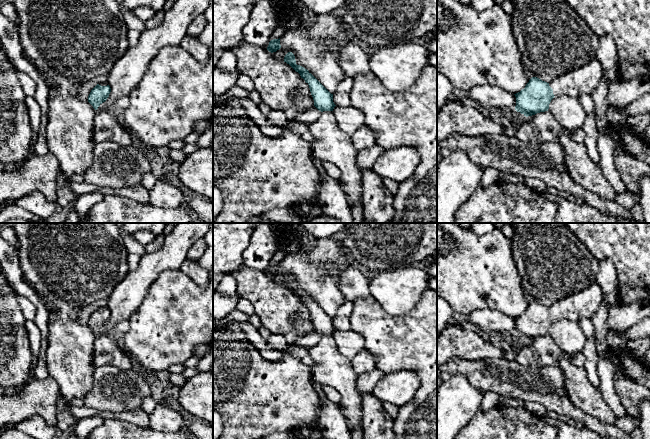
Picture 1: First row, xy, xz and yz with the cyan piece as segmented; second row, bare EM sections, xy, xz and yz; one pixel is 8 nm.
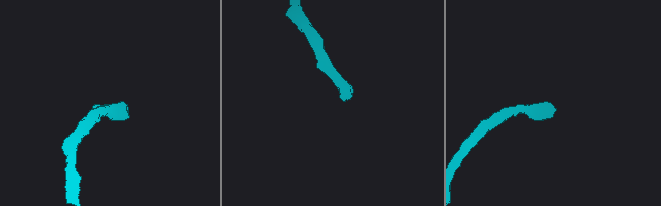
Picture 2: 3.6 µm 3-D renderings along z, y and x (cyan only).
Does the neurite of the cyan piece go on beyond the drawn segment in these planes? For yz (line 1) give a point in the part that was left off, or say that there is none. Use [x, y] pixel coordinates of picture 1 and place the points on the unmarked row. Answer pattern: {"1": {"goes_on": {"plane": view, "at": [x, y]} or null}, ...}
{"1": {"goes_on": {"plane": "yz", "at": [584, 304]}}}

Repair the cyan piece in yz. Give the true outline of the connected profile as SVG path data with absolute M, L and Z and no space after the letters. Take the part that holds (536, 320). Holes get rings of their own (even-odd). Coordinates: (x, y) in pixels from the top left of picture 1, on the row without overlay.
M597 282L579 292L553 302L549 307L532 301L525 312L514 318L515 334L524 340L532 340L548 335L555 320L567 319L578 322L580 319L592 320L603 301L603 293Z

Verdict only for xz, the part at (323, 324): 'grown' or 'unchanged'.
grown

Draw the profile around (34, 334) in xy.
M25 320L25 328L31 344L32 356L33 358L37 358L41 349L41 333L34 322L30 320Z

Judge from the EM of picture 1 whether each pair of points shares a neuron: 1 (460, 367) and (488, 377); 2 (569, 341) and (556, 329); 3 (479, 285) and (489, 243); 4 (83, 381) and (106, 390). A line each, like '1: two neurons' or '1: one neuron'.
1: one neuron
2: one neuron
3: one neuron
4: two neurons

